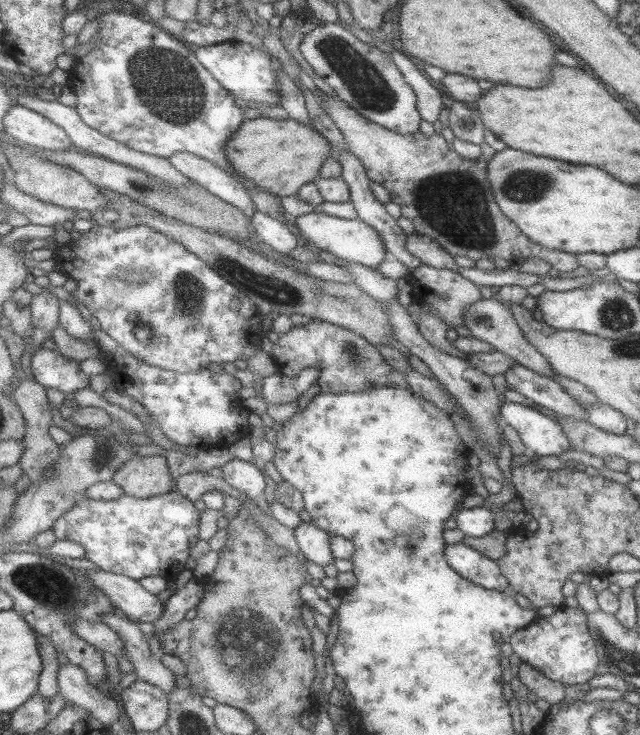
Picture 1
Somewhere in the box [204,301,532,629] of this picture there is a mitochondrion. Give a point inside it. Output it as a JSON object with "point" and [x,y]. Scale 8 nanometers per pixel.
{"point":[413,540]}

